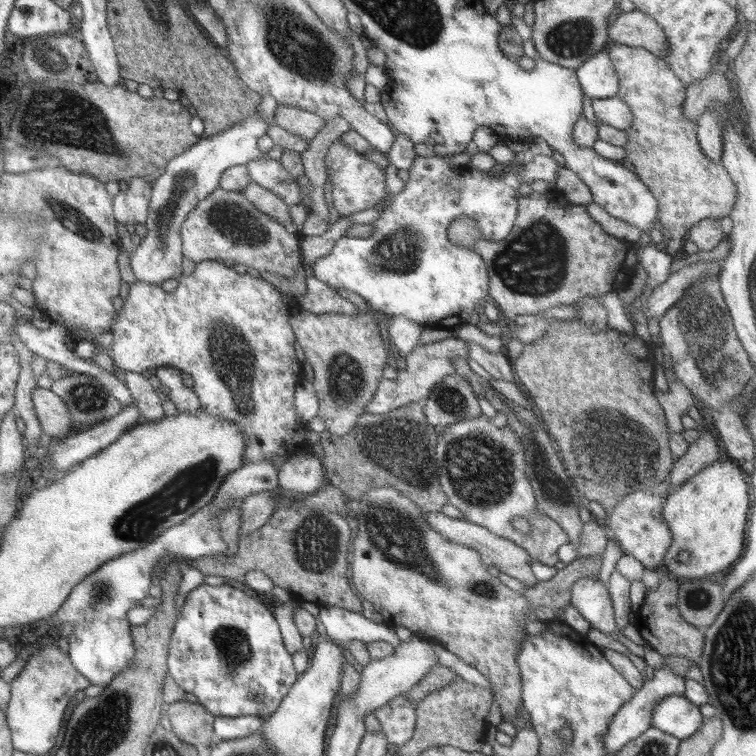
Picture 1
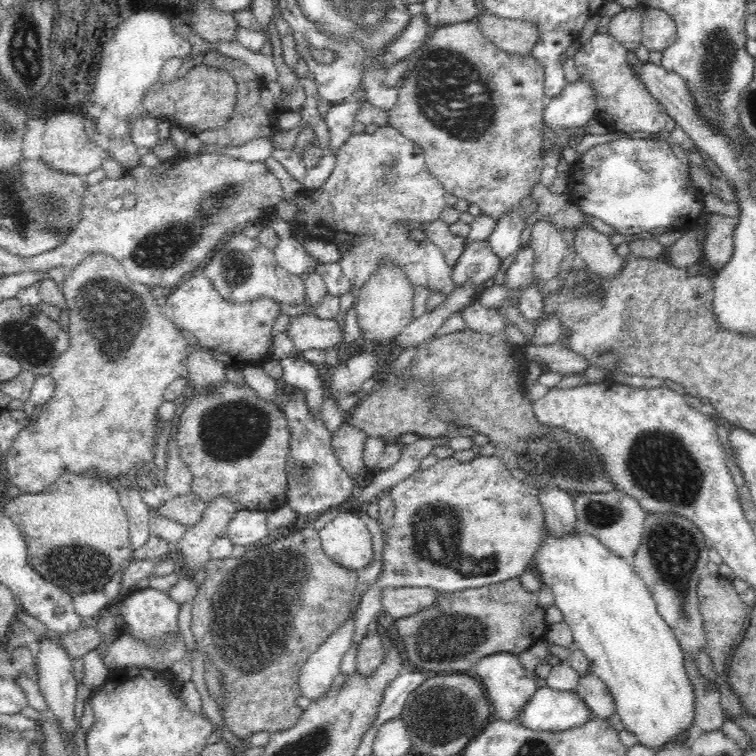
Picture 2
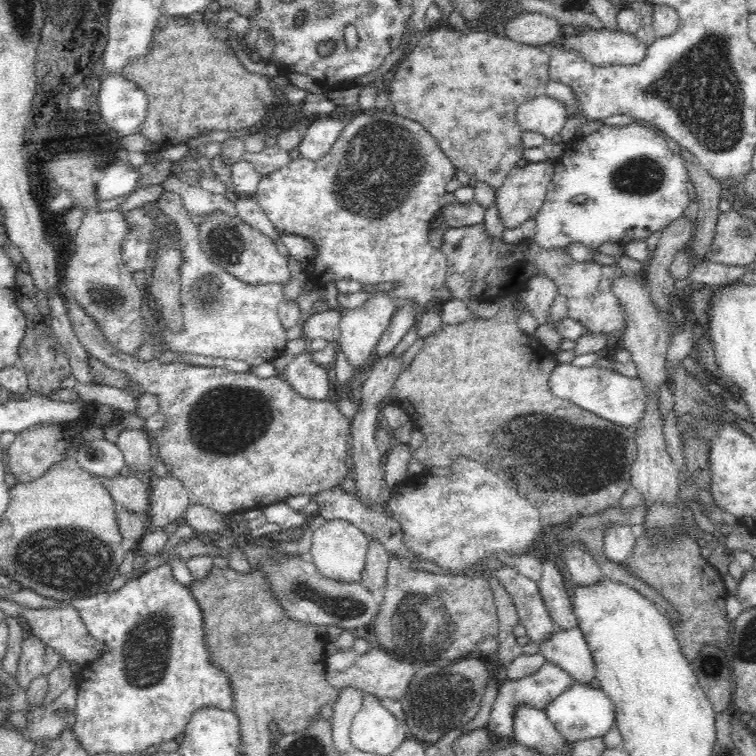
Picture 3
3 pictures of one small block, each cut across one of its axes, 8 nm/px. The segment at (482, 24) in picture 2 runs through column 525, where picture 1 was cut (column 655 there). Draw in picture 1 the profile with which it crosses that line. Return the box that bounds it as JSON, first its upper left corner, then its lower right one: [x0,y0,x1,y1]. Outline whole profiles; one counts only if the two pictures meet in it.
[608,9,669,58]

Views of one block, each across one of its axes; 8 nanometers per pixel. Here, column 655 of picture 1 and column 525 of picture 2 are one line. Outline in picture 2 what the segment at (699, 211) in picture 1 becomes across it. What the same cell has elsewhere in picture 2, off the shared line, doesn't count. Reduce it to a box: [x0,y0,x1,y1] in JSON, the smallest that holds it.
[387,20,547,220]

